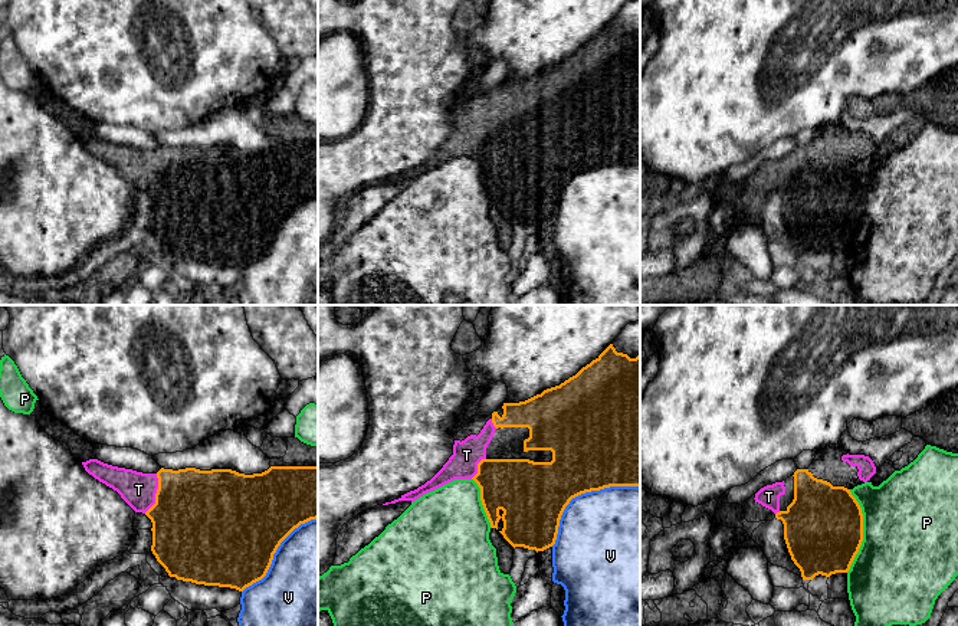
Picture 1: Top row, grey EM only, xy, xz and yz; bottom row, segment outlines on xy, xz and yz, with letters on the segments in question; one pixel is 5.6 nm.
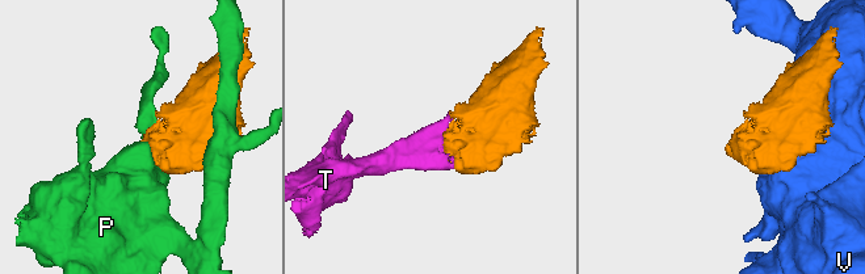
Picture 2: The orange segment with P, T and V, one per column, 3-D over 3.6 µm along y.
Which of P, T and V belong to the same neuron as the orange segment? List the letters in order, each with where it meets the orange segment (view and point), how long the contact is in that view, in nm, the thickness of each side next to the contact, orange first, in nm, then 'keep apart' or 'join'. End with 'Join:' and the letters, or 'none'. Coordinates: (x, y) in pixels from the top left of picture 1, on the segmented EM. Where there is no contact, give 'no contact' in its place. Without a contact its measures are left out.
P: yz (862, 531) | 460 nm | 440/500 nm | keep apart
T: xy (156, 494) | 240 nm | 480/200 nm | join
V: xz (581, 492) | 600 nm | 460/480 nm | keep apart
Join: T

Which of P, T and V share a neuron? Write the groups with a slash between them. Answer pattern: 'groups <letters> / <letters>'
groups P / T / V

